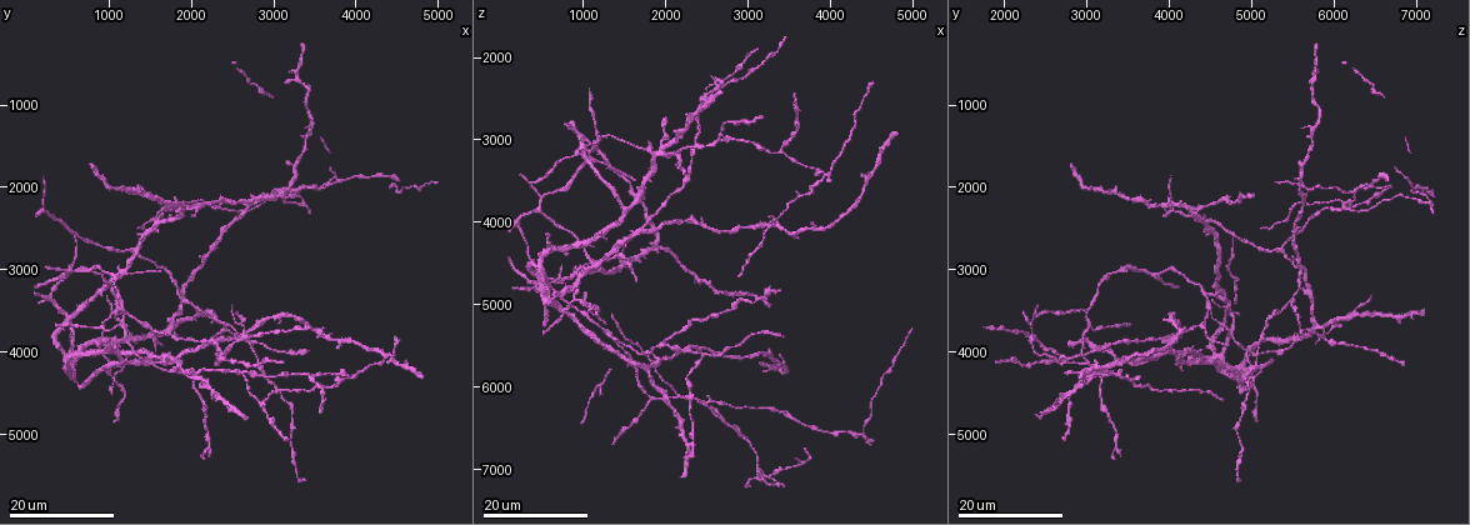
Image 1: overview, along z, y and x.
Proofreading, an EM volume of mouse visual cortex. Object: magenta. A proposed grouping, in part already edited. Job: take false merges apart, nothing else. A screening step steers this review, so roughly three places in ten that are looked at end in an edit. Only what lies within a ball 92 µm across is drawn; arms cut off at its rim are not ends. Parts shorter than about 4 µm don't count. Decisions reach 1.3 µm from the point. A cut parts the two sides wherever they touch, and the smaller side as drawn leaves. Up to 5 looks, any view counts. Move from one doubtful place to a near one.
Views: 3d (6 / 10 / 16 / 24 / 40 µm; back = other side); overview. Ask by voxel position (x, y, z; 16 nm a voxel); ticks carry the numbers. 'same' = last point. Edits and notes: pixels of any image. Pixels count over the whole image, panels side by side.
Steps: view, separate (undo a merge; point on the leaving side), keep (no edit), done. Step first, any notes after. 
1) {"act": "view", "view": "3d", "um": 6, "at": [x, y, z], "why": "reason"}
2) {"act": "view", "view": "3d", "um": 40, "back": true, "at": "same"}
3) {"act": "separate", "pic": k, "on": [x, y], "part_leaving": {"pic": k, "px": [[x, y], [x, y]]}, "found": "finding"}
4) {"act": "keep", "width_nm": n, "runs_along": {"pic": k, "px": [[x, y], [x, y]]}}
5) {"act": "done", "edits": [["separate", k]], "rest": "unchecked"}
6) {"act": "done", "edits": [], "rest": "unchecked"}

{"act": "view", "view": "3d", "um": 24, "at": [2150, 2150, 6100], "why": "two arms in line, one across"}

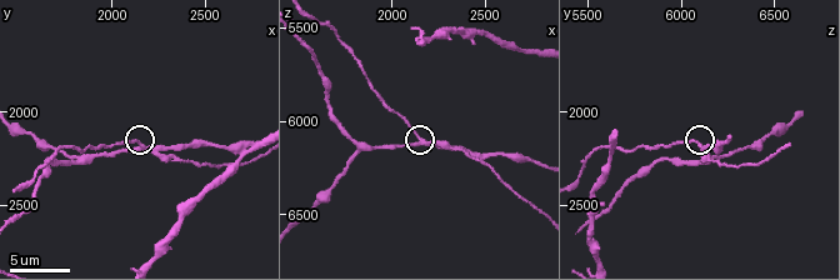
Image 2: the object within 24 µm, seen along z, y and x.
{"act": "view", "view": "3d", "um": 10, "at": [2180, 2180, 6100], "why": "closer look"}

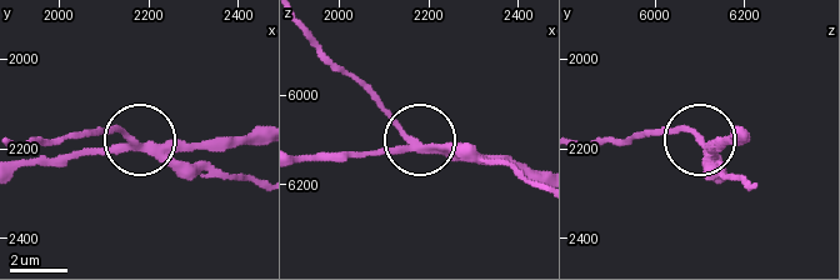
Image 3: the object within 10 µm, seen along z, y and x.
{"act": "separate", "pic": 3, "on": [184, 165], "width_nm": 210, "part_leaving": {"pic": 3, "px": [[149, 148], [254, 179]]}, "found": "a second neuron is stuck on"}

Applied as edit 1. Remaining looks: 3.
{"act": "view", "view": "overview"}

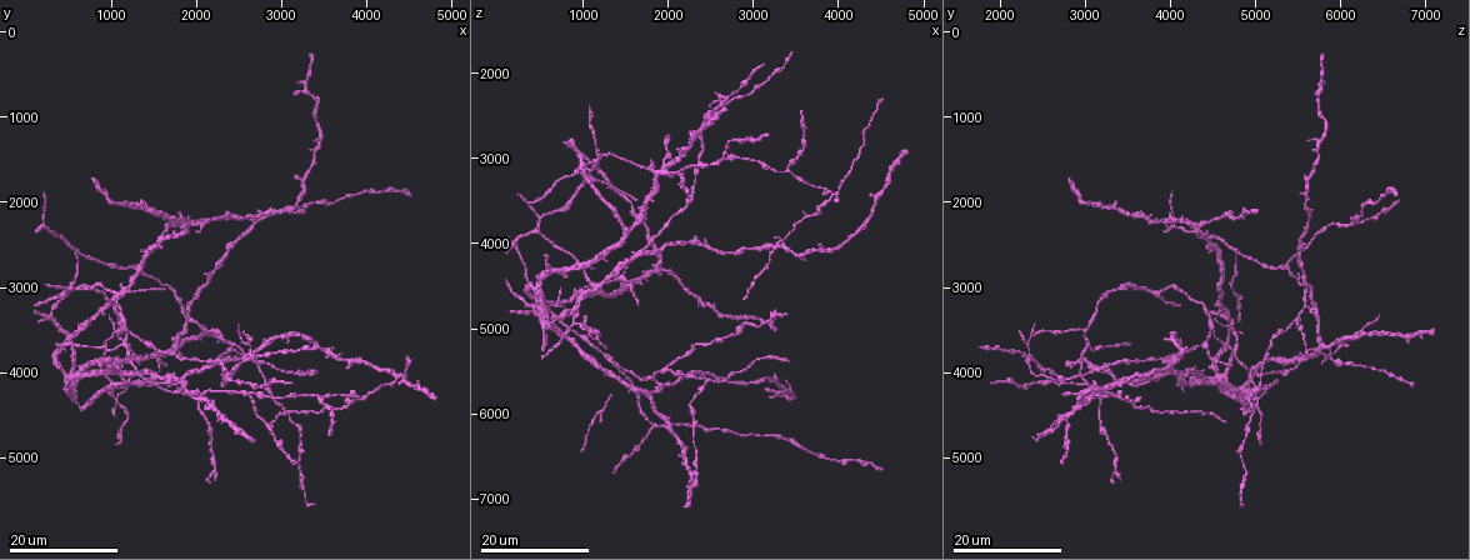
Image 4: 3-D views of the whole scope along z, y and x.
{"act": "view", "view": "3d", "um": 16, "at": [1300, 2750, 5300], "why": "three-way junction"}

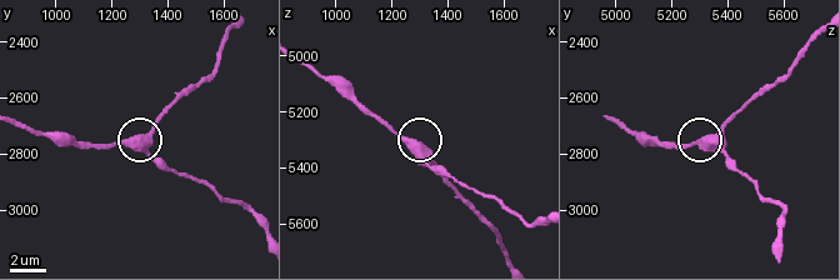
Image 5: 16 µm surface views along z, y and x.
{"act": "view", "view": "3d", "um": 6, "at": [1330, 2750, 5360]}

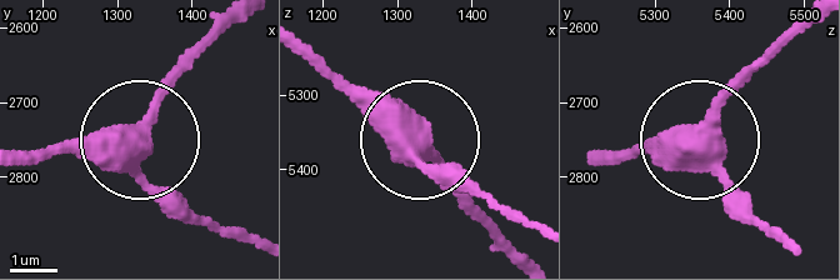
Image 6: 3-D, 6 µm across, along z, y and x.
{"act": "keep", "width_nm": 450, "runs_along": {"pic": 6, "px": [[784, 246], [728, 190], [708, 150], [613, 154]]}, "found": "one neuron here"}

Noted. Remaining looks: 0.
{"act": "done", "edits": [["separate", 3]], "rest": "unchecked"}

